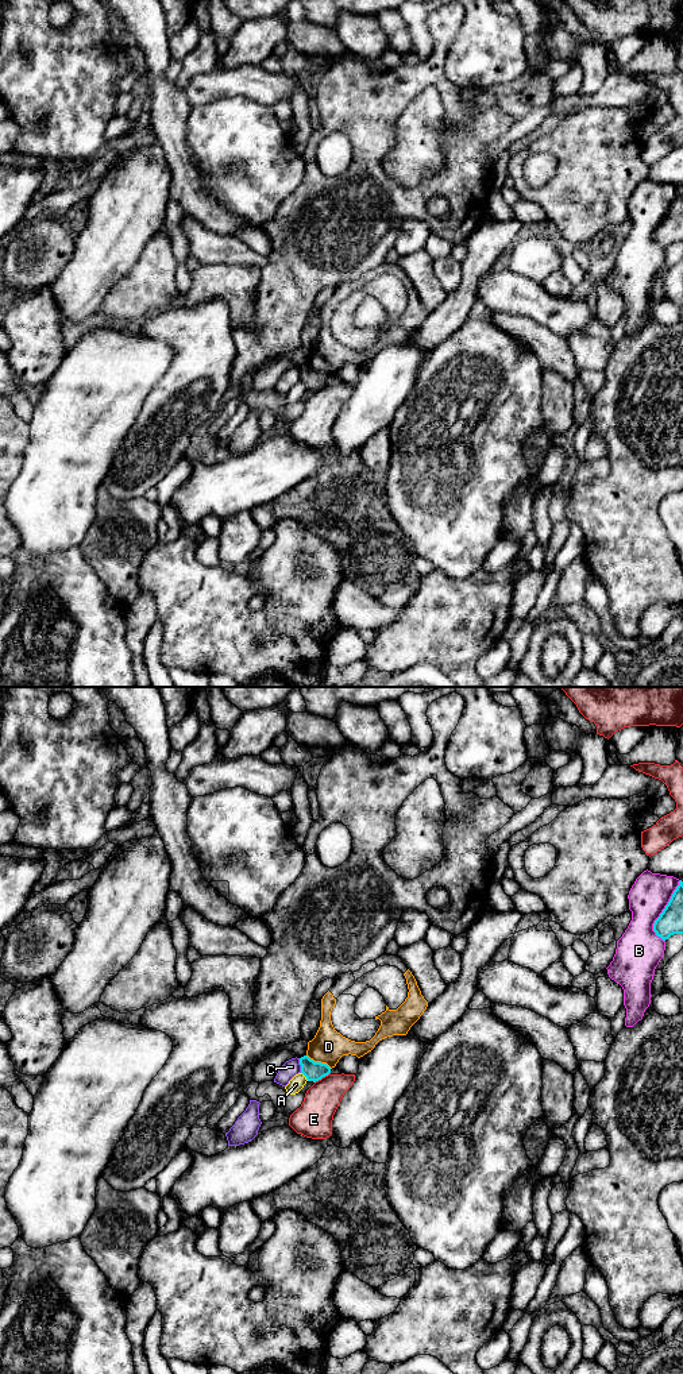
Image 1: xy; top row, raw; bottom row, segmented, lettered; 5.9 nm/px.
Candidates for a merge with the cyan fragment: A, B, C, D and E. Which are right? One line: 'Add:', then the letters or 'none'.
Add: none

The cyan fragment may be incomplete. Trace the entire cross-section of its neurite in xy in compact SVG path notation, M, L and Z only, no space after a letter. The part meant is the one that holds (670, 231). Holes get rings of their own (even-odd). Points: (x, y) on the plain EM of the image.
M683 190L674 200L668 213L653 232L653 240L663 250L683 243Z

